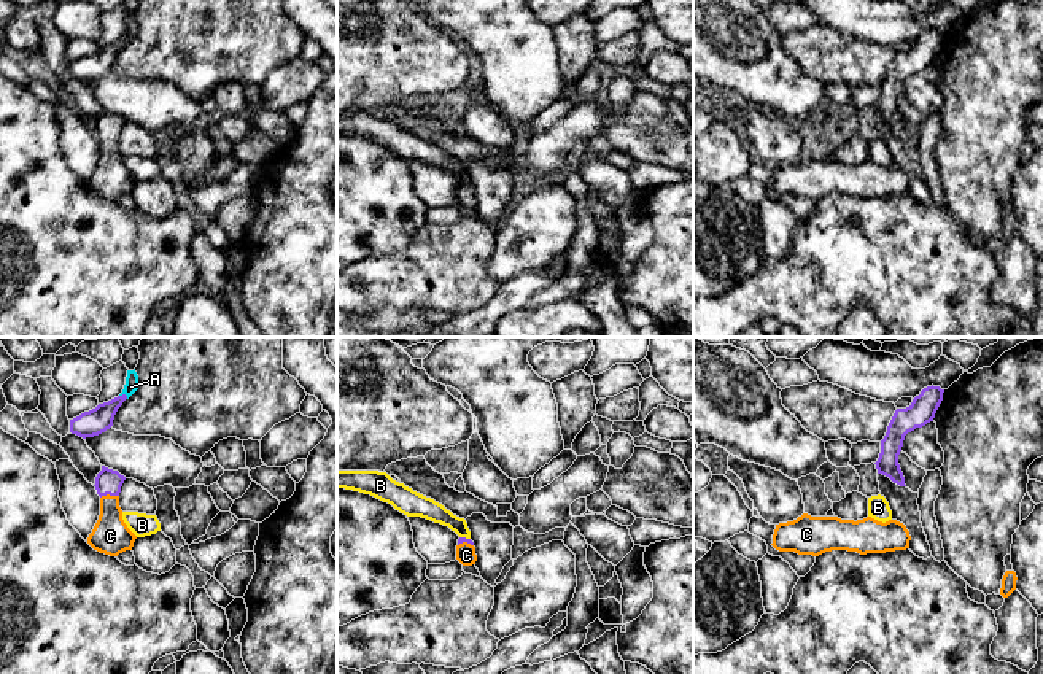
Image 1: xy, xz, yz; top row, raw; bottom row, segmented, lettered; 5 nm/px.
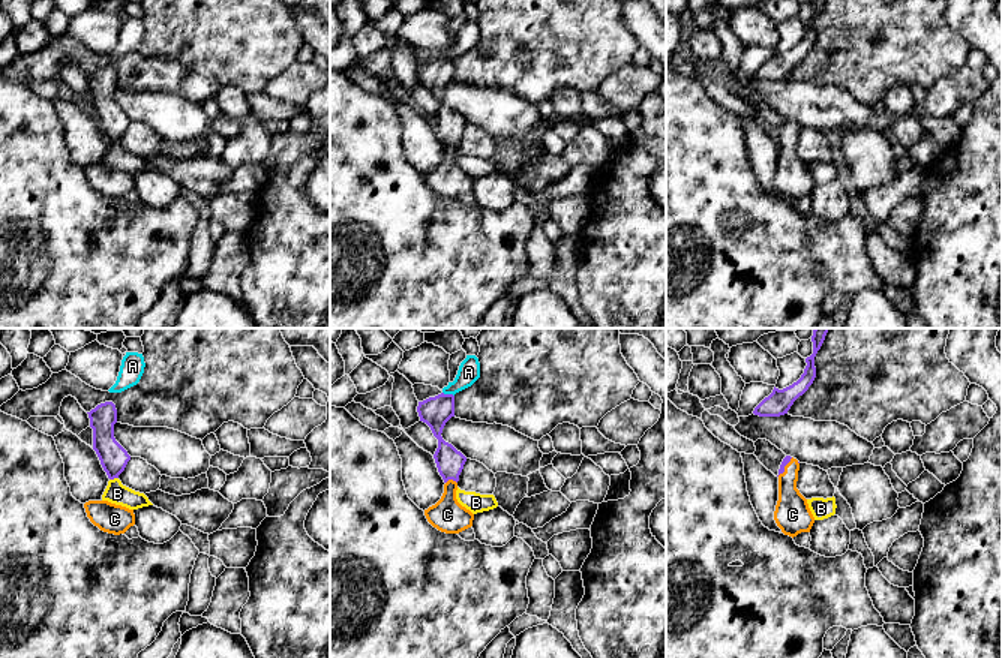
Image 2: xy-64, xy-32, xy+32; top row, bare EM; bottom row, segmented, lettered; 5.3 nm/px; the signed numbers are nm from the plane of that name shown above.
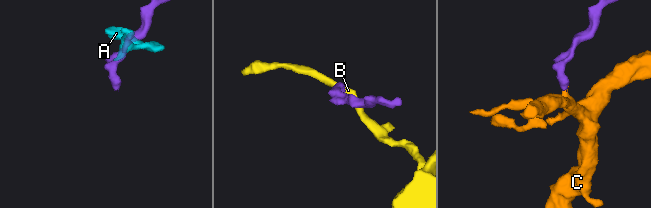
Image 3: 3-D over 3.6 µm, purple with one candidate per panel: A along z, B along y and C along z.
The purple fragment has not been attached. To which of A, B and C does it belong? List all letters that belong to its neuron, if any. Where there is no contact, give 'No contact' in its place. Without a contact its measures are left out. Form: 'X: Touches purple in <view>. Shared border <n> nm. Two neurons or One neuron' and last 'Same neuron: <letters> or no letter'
A: Touches purple in xy. Shared border 50 nm. Two neurons
B: Touches purple in xz. Shared border 60 nm. Two neurons
C: Touches purple in xy. Shared border 100 nm. One neuron
Same neuron: C

